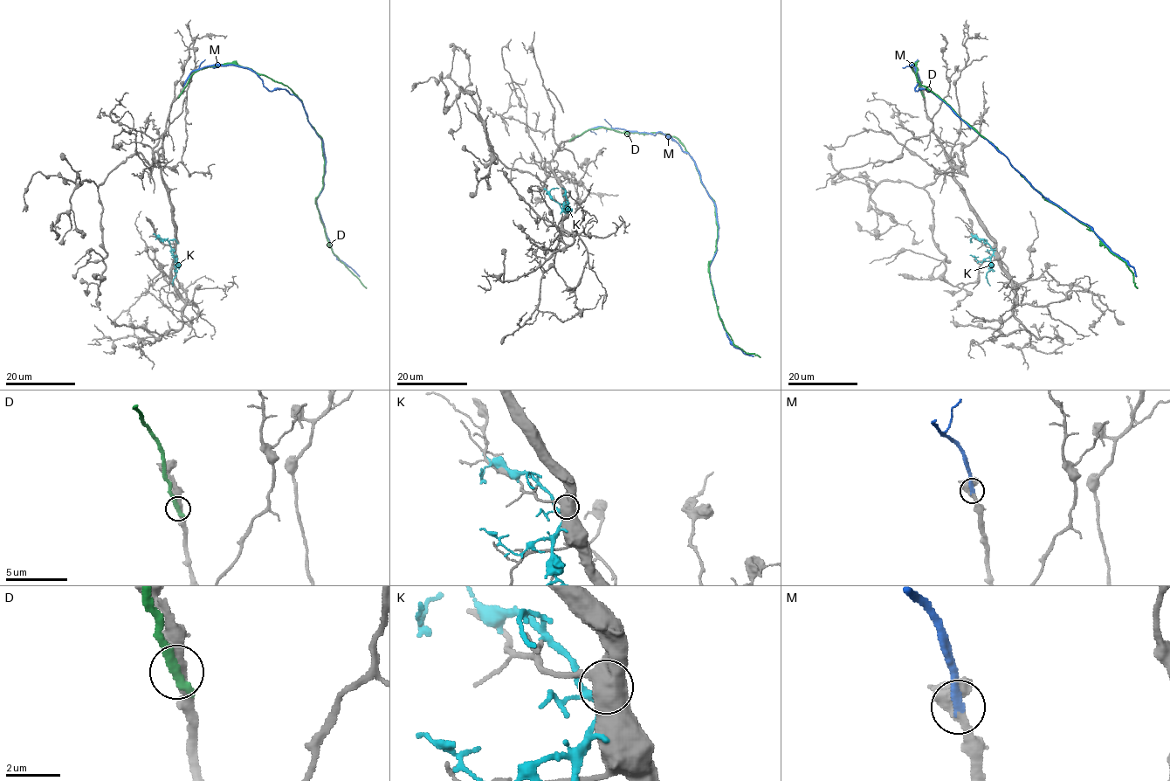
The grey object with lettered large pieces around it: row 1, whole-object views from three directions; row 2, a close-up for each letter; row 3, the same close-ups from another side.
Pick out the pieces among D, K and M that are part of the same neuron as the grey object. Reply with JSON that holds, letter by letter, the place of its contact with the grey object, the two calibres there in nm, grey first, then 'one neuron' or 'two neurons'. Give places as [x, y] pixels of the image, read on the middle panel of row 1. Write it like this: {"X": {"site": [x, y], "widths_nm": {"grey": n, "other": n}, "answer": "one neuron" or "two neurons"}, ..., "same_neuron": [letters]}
{"D": {"site": [571, 140], "widths_nm": {"grey": 320, "other": 400}, "answer": "two neurons"}, "K": {"site": [564, 212], "widths_nm": {"grey": 440, "other": 140}, "answer": "two neurons"}, "M": {"site": [574, 137], "widths_nm": {"grey": 240, "other": 320}, "answer": "one neuron"}, "same_neuron": ["M"]}

